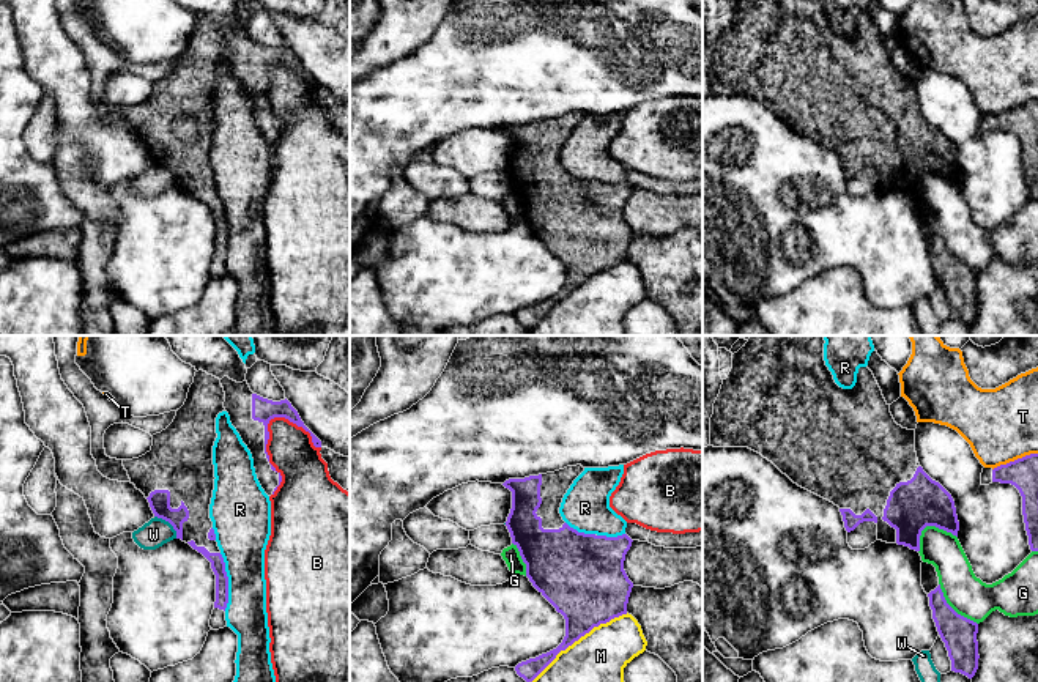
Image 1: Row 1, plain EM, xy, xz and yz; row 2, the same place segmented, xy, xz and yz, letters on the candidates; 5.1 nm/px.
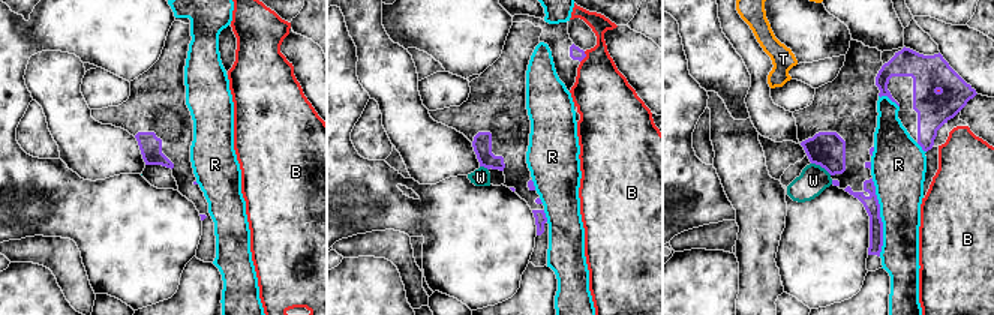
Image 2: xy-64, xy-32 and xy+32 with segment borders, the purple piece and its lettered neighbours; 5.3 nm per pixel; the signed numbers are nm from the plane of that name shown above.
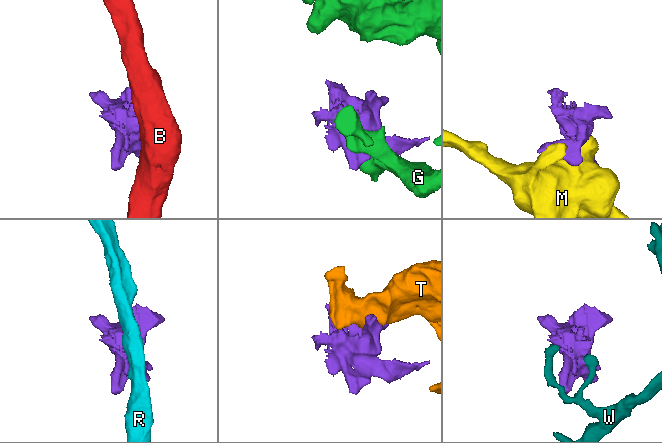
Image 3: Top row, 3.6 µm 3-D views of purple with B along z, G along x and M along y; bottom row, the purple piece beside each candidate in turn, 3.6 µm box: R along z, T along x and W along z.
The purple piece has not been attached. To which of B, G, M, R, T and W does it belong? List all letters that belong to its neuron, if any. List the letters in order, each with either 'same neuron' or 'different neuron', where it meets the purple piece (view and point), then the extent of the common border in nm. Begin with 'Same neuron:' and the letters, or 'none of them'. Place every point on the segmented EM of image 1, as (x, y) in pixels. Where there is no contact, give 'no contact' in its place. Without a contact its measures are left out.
Same neuron: none of them
B: different neuron | xy (265, 451) | 420 nm
G: different neuron | yz (928, 525) | 220 nm
M: different neuron | xz (578, 638) | 600 nm
R: different neuron | xy (227, 581) | 300 nm
T: different neuron | yz (1015, 460) | 240 nm
W: different neuron | xy (169, 522) | 170 nm

